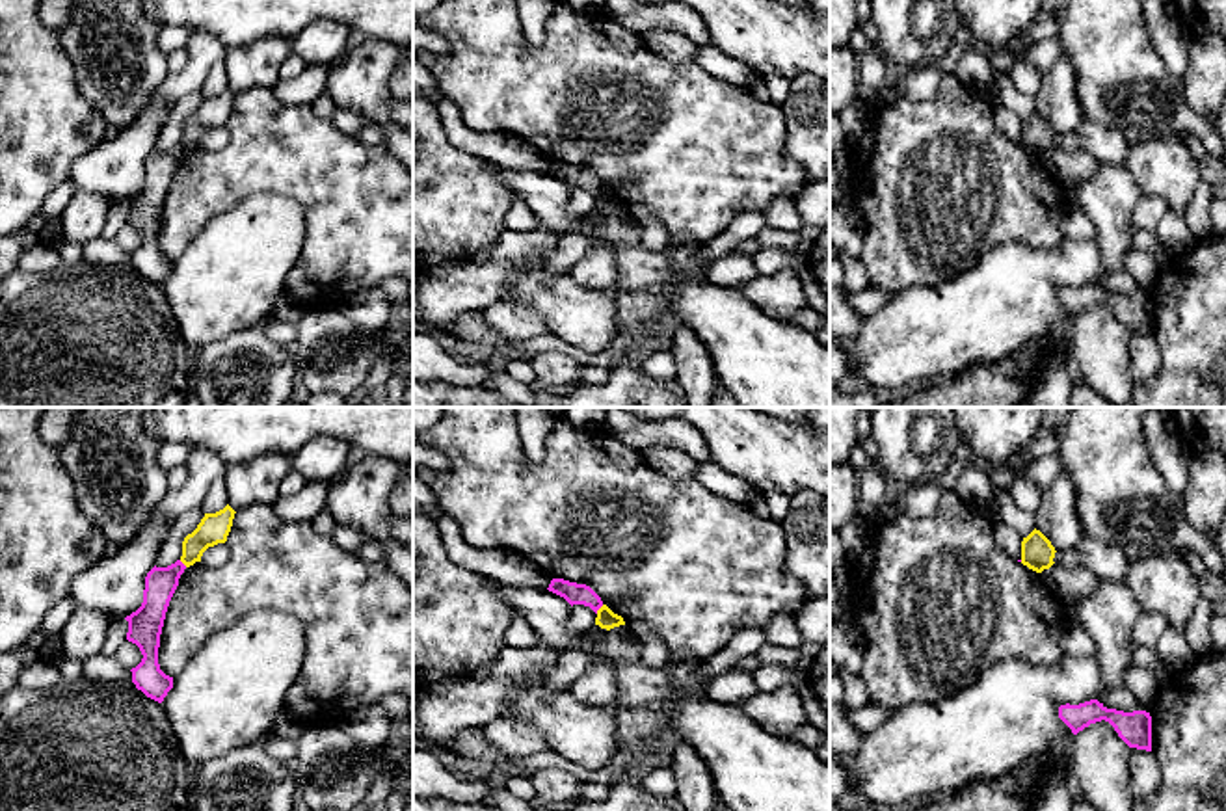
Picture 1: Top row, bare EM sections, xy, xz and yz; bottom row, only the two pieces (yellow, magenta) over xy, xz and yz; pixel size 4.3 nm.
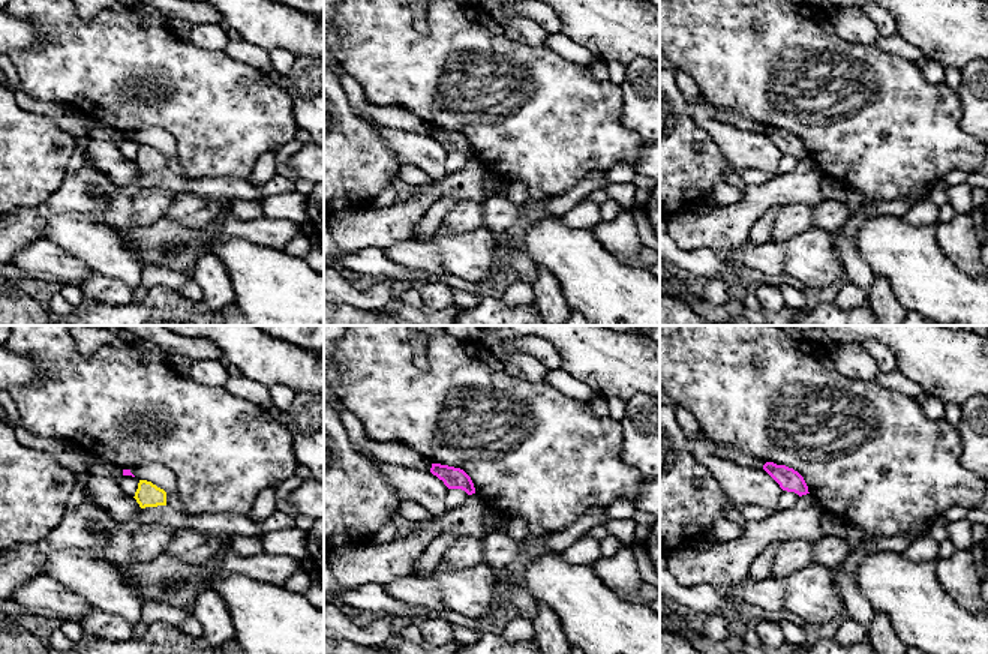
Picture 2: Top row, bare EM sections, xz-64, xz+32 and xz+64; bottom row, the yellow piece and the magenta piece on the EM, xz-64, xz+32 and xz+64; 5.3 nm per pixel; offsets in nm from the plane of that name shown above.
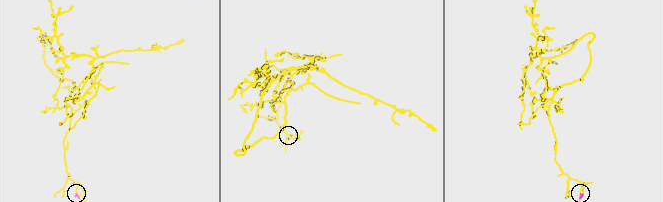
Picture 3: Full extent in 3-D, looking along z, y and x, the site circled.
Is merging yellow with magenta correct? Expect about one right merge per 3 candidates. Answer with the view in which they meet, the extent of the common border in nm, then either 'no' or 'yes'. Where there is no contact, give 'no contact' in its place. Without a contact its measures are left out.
xz | 50 nm | no

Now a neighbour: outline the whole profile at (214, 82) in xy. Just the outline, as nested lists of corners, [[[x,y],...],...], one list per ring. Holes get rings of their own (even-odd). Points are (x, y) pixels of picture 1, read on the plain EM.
[[[220,60],[210,65],[210,69],[203,80],[201,93],[205,97],[216,97],[227,89],[227,84],[229,84],[229,80],[227,80],[227,73],[225,73],[225,61]]]

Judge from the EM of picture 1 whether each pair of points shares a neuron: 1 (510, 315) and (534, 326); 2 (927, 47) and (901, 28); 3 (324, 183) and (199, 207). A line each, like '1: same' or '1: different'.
1: same
2: same
3: same

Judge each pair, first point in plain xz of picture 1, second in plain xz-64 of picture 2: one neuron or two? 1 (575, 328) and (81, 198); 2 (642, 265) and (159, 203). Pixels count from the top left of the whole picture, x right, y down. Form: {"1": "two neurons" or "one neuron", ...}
{"1": "two neurons", "2": "two neurons"}

